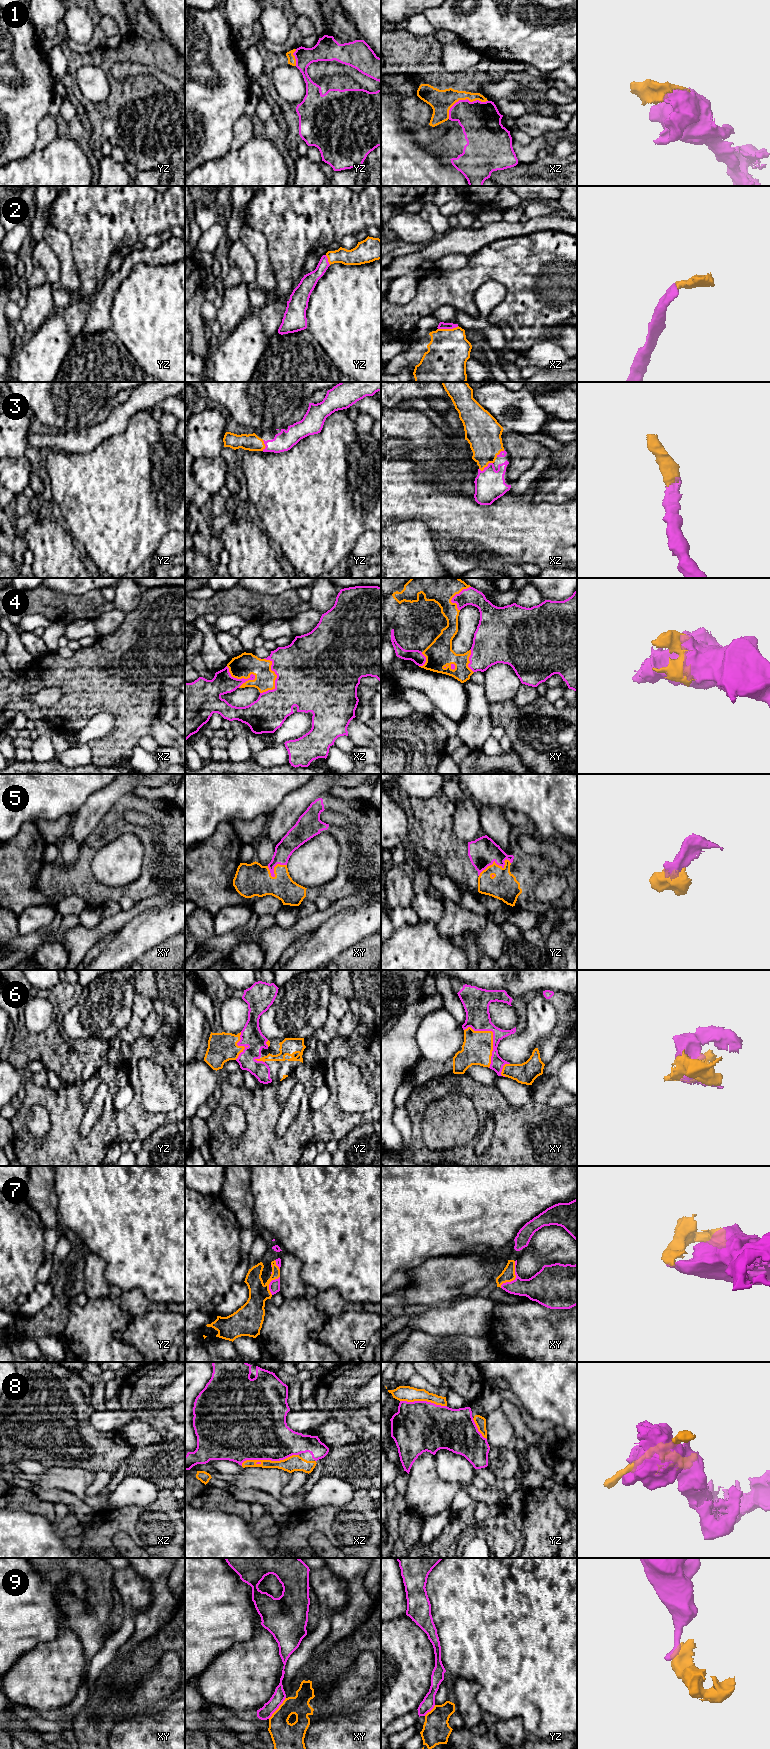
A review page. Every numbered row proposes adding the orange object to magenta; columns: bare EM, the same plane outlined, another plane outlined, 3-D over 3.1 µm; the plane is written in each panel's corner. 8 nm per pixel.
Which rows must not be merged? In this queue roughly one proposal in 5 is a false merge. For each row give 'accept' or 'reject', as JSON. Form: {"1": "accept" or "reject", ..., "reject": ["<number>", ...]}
{"1": "accept", "2": "accept", "3": "accept", "4": "accept", "5": "accept", "6": "accept", "7": "accept", "8": "accept", "9": "reject", "reject": ["9"]}

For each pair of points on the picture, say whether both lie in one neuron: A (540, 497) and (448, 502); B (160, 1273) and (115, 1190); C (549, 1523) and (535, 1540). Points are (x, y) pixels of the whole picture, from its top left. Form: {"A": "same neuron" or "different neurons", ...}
{"A": "different neurons", "B": "same neuron", "C": "same neuron"}

